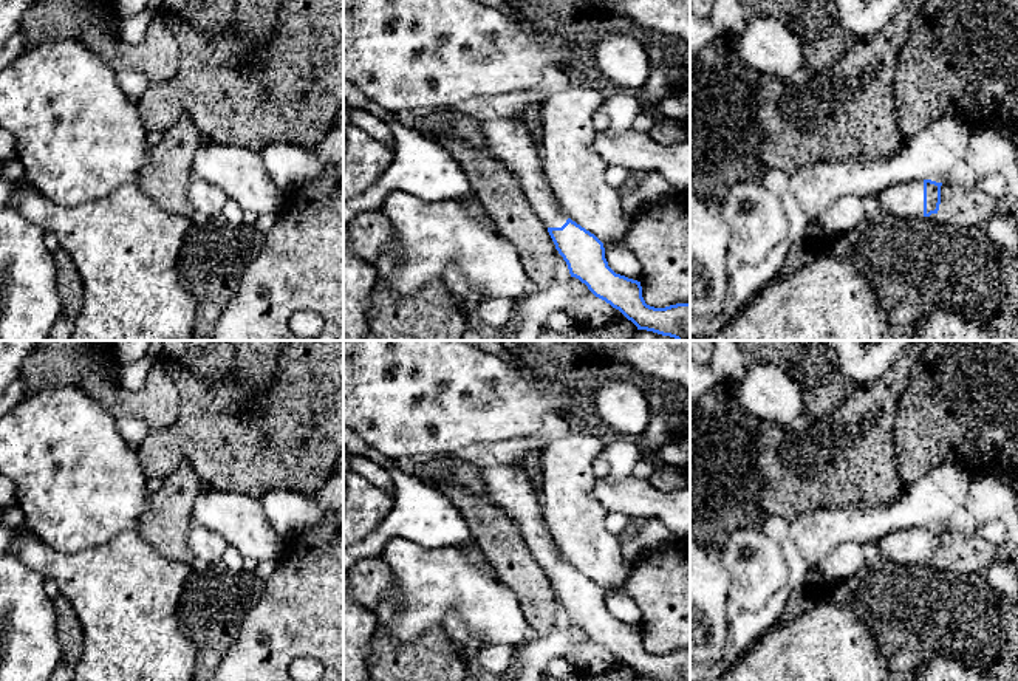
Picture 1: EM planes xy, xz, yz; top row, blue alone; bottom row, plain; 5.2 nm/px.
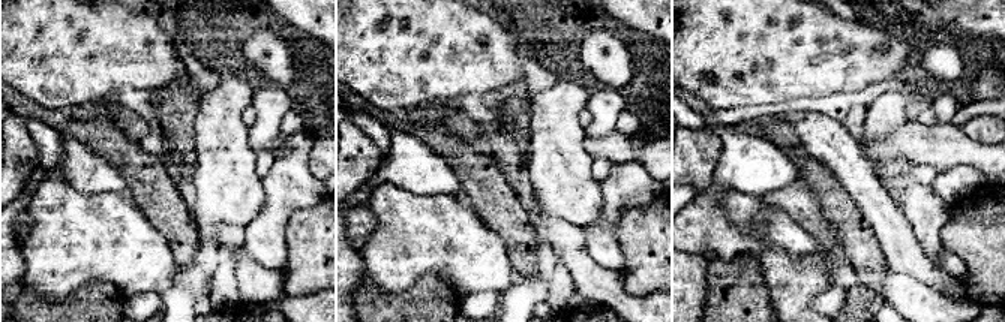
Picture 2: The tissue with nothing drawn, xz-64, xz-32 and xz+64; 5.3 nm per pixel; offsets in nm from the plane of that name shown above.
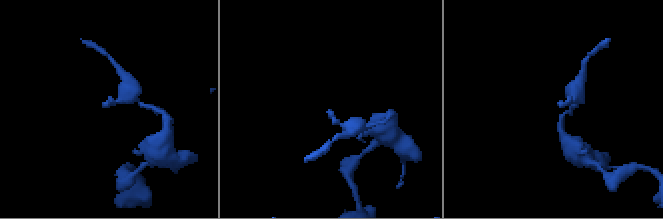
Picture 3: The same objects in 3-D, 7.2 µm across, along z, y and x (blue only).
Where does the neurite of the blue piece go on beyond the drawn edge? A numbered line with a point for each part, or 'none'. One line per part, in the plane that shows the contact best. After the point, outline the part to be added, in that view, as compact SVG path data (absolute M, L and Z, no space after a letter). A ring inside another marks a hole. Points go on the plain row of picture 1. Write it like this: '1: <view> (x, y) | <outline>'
1: yz (907, 545) | M924 526L900 529L874 542L885 560L894 563L924 563Z

